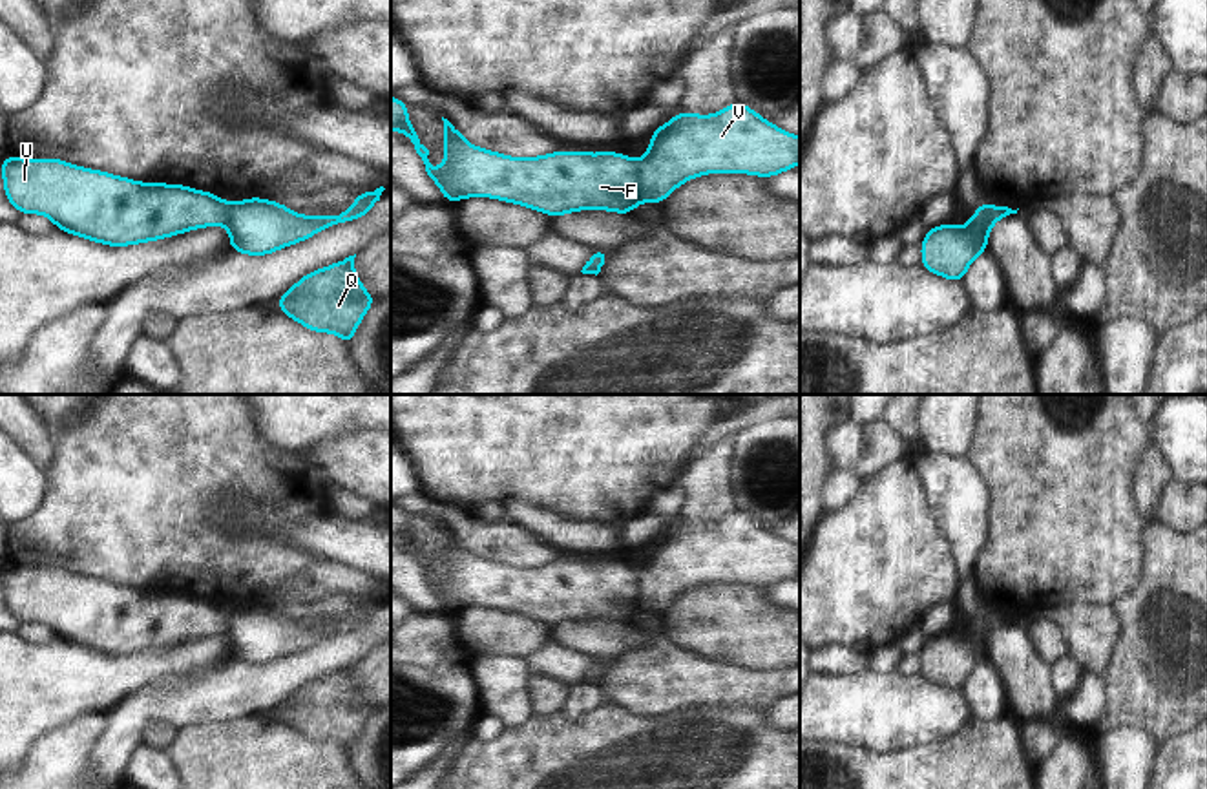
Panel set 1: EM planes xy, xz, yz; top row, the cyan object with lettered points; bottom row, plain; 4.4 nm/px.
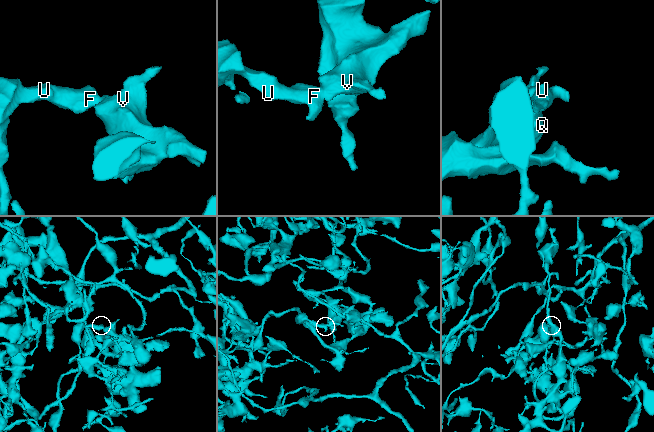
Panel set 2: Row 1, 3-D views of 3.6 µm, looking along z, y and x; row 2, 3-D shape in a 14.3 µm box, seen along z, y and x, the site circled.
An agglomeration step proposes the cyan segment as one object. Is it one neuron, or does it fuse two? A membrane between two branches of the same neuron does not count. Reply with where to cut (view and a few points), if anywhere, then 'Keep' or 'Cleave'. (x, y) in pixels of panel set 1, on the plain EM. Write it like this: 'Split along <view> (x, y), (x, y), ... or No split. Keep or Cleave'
Split along xz (634, 572), (638, 610). Cleave

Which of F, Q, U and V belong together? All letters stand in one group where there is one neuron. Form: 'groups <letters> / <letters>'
groups F U / Q V

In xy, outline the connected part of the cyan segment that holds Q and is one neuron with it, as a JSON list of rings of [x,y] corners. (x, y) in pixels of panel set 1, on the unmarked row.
[[[354,665],[303,685],[276,709],[281,723],[314,742],[332,742],[349,754],[354,742],[378,709],[362,694]]]

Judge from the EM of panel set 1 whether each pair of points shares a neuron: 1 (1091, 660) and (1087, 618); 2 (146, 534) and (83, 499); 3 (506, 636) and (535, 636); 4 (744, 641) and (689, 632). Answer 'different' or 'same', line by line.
1: same
2: same
3: same
4: same

